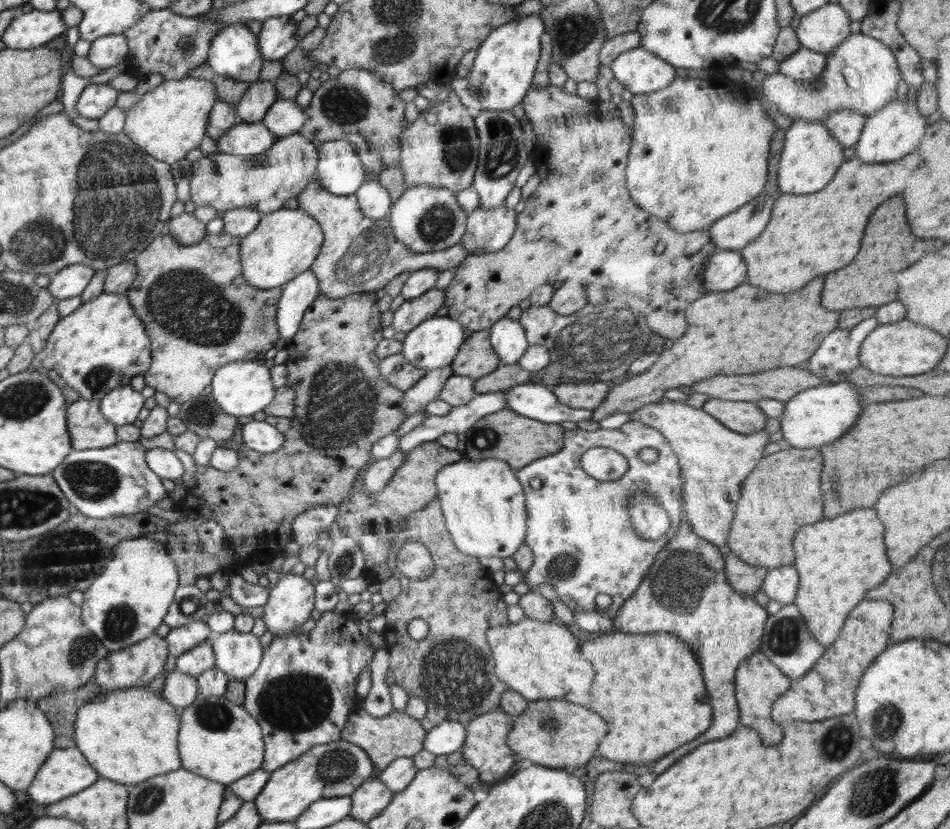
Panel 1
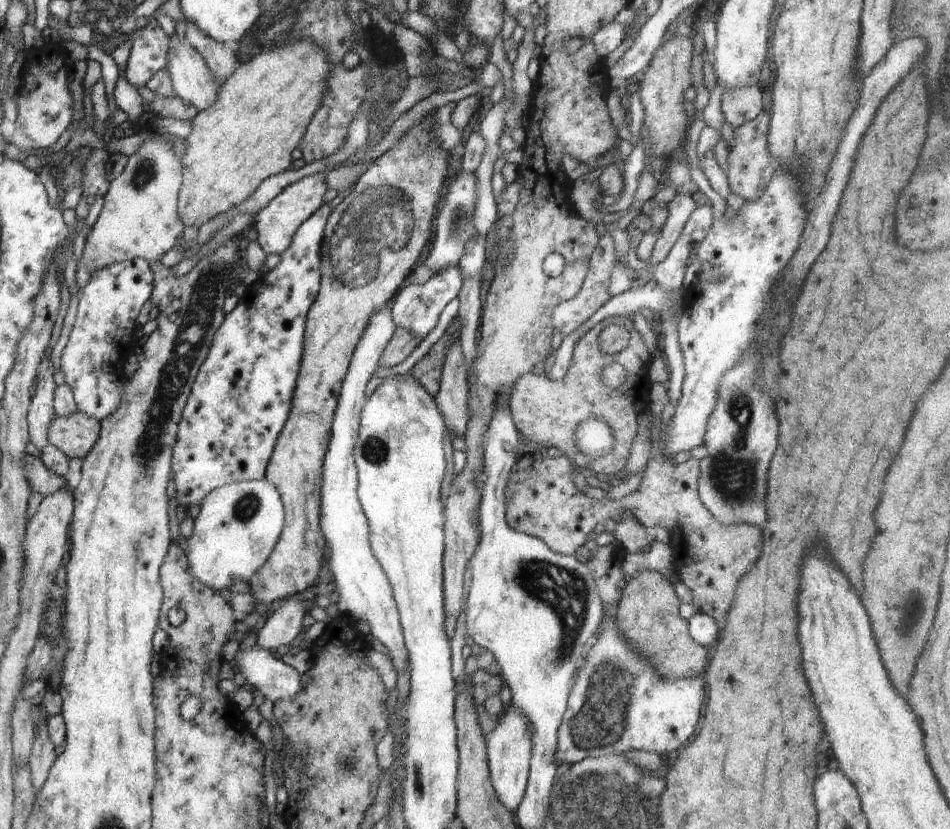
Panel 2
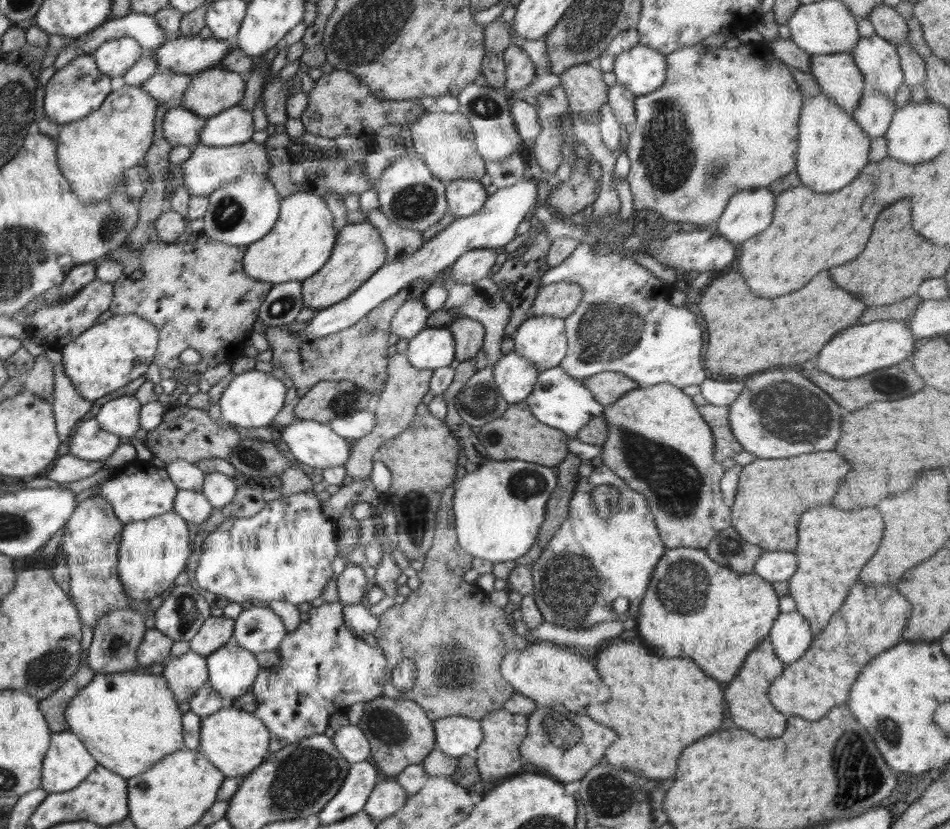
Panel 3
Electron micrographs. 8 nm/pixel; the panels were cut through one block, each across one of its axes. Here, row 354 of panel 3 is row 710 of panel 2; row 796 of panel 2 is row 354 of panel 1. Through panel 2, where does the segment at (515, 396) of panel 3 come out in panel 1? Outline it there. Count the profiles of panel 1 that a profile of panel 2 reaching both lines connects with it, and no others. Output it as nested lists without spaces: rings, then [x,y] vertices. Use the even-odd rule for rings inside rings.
[[[504,317],[489,329],[490,345],[500,358],[499,366],[517,364],[529,348],[524,328],[517,320]]]

